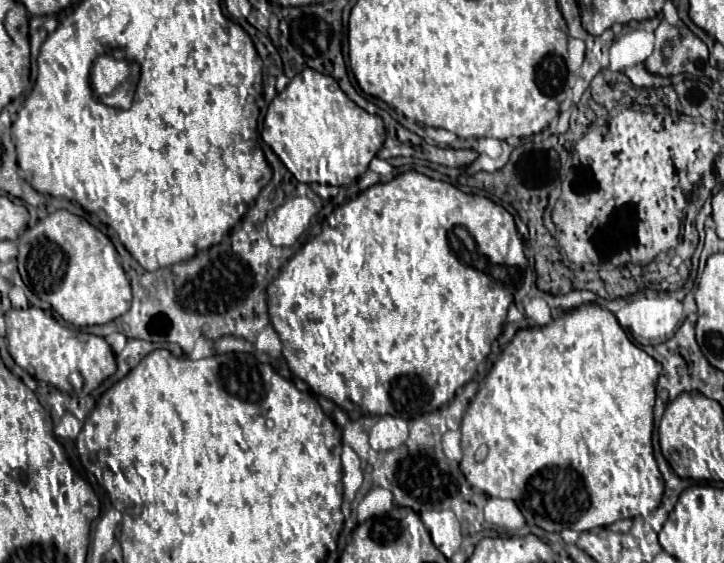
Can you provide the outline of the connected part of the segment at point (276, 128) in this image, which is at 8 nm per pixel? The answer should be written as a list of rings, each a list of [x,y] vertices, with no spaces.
[[[304,68],[296,74],[290,84],[280,92],[268,106],[264,118],[262,140],[278,154],[284,166],[296,176],[298,182],[304,184],[332,184],[332,186],[346,186],[360,178],[366,170],[370,160],[378,154],[384,144],[384,122],[380,116],[372,116],[360,106],[356,106],[338,86],[332,76],[320,74],[312,68]]]

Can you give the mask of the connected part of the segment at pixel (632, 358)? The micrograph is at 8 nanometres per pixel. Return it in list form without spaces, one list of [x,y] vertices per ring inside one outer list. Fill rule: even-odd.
[[[582,304],[574,308],[572,312],[552,320],[546,326],[536,326],[536,328],[522,328],[516,332],[512,342],[504,348],[500,358],[494,362],[490,374],[484,380],[484,386],[478,390],[474,400],[470,402],[464,418],[462,418],[462,460],[460,468],[470,482],[472,488],[478,488],[486,492],[488,496],[496,498],[510,498],[518,504],[520,512],[524,514],[528,524],[540,526],[546,532],[560,532],[560,512],[562,512],[562,528],[572,528],[576,532],[586,532],[596,526],[610,526],[612,522],[620,518],[634,518],[634,516],[648,516],[660,506],[662,492],[664,492],[664,478],[658,470],[654,450],[652,450],[652,428],[654,428],[654,418],[652,418],[652,408],[654,408],[654,390],[656,390],[656,380],[660,374],[662,366],[648,356],[642,348],[630,342],[628,334],[622,330],[622,326],[616,322],[616,316],[600,306],[594,304]],[[480,446],[482,452],[482,462],[474,458],[476,450]]]

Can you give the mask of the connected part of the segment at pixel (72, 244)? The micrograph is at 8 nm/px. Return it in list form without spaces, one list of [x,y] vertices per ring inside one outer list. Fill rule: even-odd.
[[[56,210],[18,238],[18,272],[24,284],[48,302],[68,324],[94,326],[122,316],[132,302],[120,256],[98,228],[82,224],[68,210]]]

